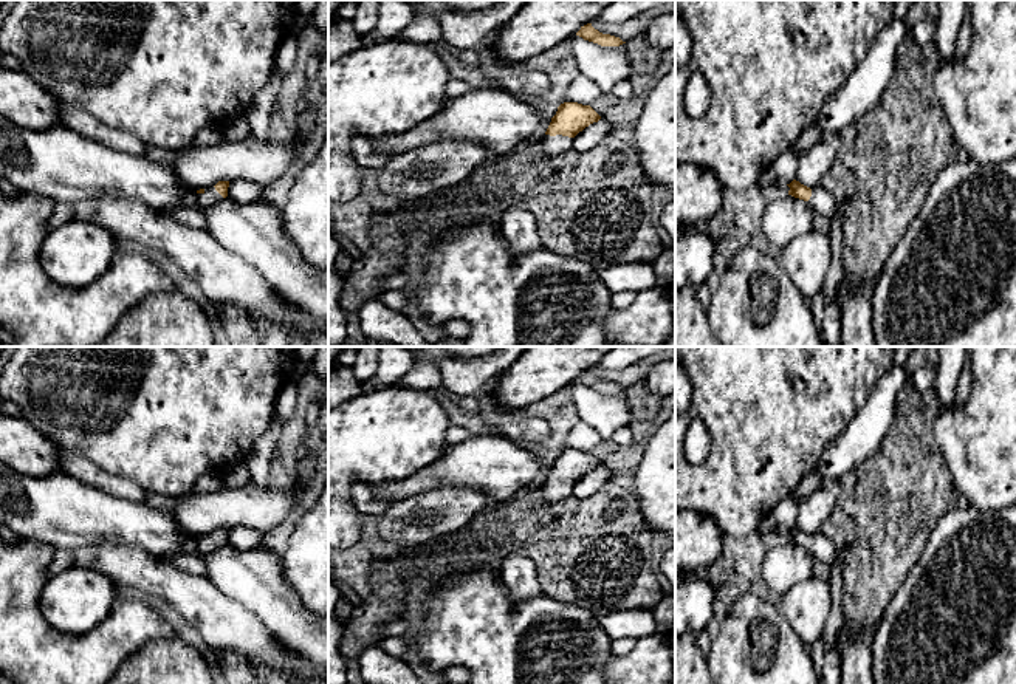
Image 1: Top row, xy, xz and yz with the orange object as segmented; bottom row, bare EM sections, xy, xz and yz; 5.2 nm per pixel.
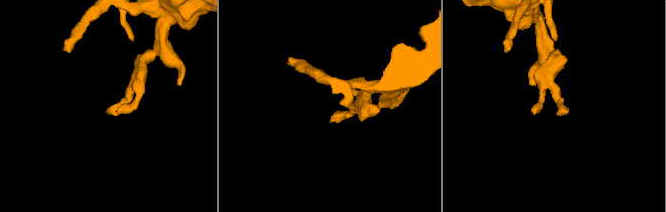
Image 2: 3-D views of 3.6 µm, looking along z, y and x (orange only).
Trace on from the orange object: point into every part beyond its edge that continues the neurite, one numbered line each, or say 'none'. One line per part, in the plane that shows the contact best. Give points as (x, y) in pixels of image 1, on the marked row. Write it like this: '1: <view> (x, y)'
1: xz (550, 146)

